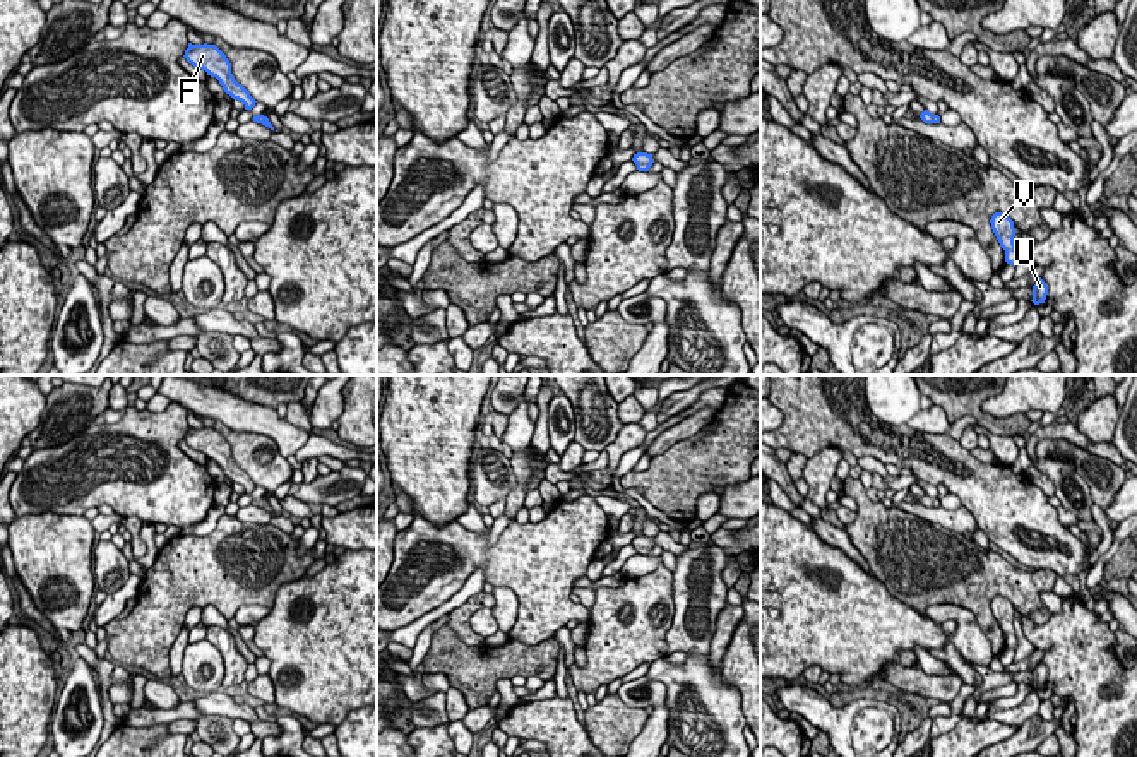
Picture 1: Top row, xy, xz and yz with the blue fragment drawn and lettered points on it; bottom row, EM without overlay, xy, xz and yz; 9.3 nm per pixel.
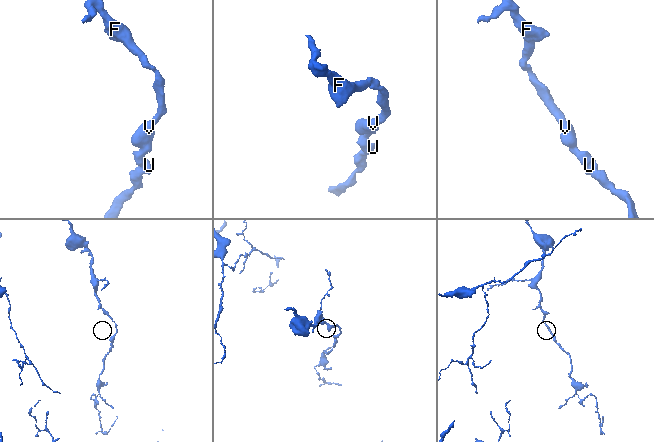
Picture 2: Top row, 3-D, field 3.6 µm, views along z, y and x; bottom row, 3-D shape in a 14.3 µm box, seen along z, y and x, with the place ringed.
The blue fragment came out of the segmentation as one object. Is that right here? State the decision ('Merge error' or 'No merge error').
No merge error

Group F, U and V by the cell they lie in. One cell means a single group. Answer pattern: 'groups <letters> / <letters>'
groups F U V

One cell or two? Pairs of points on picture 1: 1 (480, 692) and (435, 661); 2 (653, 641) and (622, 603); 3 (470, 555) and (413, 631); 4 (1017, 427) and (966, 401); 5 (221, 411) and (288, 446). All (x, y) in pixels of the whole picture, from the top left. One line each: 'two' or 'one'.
1: one
2: one
3: two
4: one
5: one

